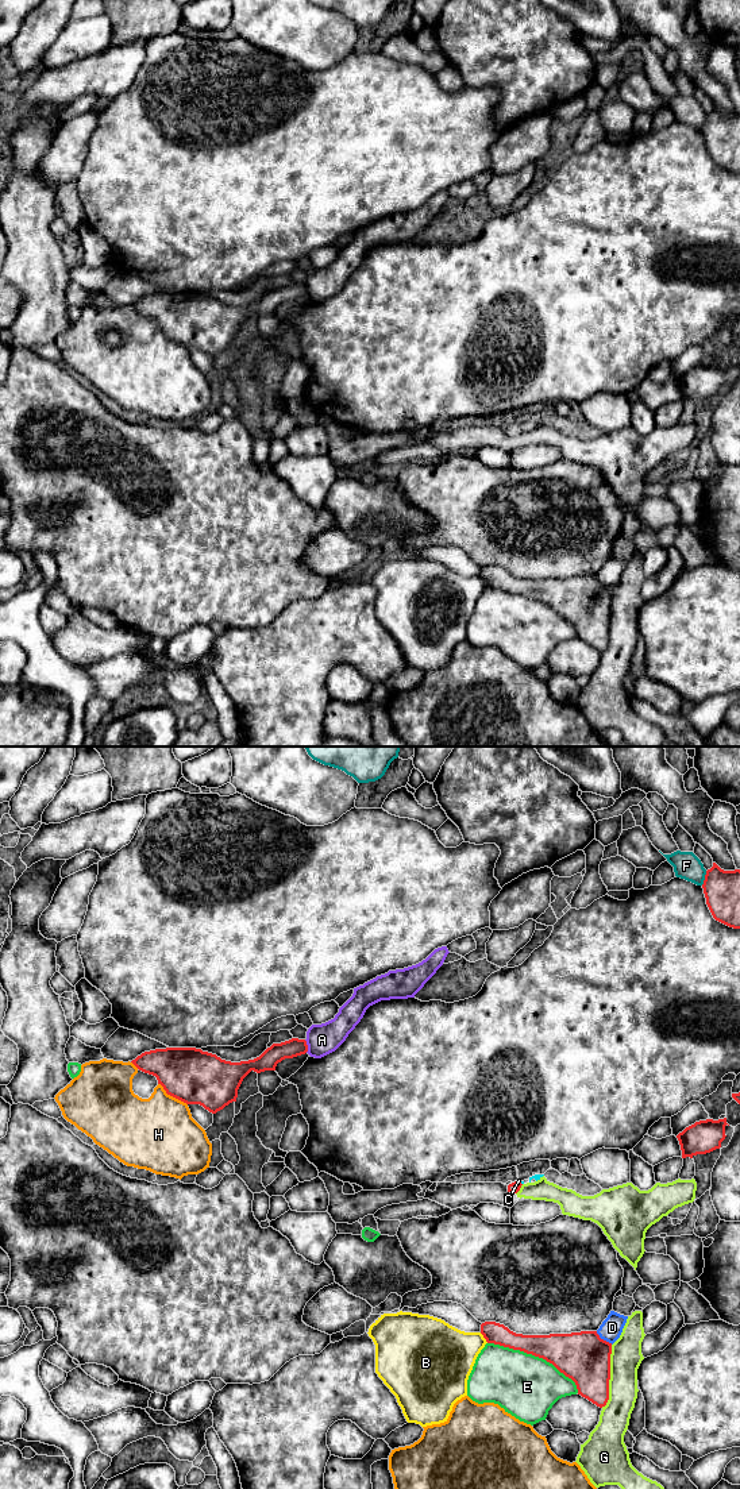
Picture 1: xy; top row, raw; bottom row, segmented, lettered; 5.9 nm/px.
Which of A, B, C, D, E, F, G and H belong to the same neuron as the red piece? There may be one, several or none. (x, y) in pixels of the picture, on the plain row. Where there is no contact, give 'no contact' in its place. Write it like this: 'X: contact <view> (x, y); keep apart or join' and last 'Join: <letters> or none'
A: contact xy (307, 290); keep apart
B: contact xy (484, 581); keep apart
C: contact xy (520, 427); join
D: contact xy (602, 583); keep apart
E: contact xy (536, 600); keep apart
F: contact xy (705, 122); keep apart
G: contact xy (609, 621); keep apart
H: contact xy (172, 339); keep apart
Join: C

